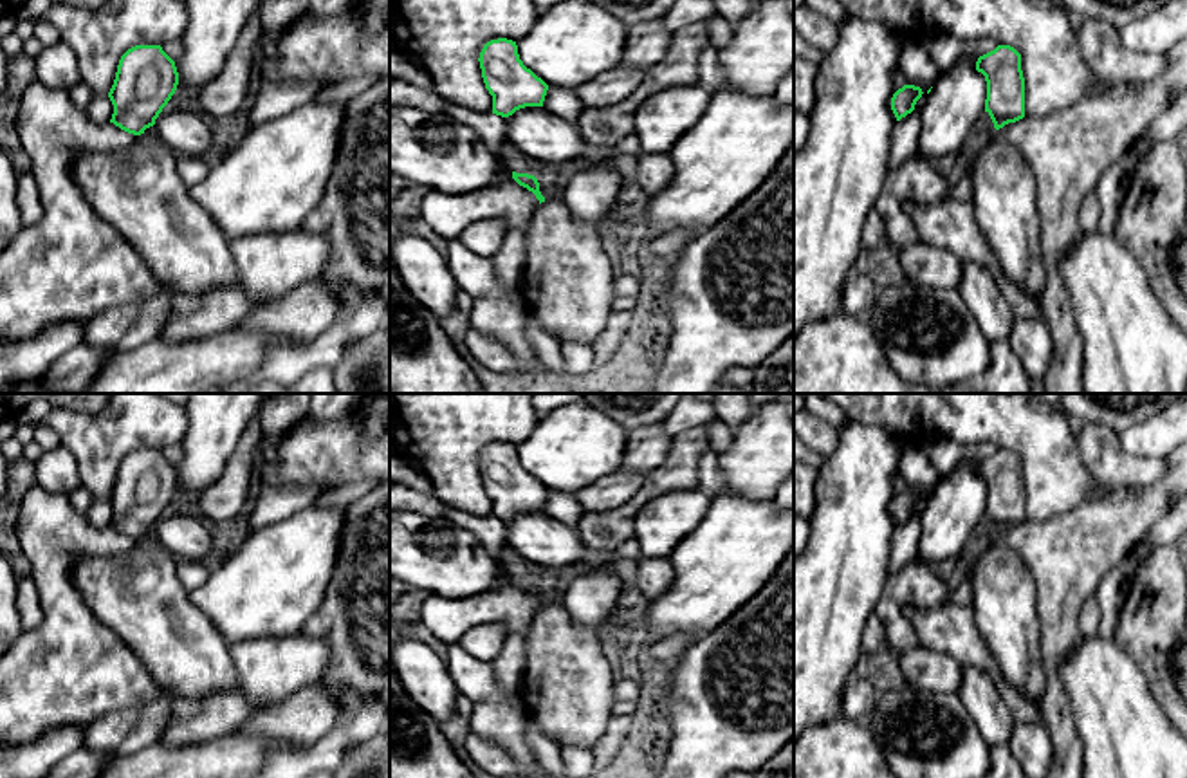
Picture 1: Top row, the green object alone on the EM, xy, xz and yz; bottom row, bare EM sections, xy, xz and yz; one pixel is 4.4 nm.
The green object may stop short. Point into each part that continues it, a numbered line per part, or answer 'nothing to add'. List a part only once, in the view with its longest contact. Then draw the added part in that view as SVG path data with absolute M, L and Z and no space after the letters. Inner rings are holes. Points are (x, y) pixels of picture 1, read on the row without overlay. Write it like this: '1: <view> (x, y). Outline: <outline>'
nothing to add

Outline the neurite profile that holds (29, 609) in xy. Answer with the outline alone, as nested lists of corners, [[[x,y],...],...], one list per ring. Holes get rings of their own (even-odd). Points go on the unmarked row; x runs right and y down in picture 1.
[[[32,576],[18,579],[18,612],[25,630],[40,626],[43,612],[40,607],[40,592]]]

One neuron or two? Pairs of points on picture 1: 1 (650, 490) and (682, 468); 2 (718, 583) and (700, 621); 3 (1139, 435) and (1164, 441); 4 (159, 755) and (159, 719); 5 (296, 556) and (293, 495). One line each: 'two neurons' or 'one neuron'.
1: one neuron
2: one neuron
3: one neuron
4: two neurons
5: two neurons

